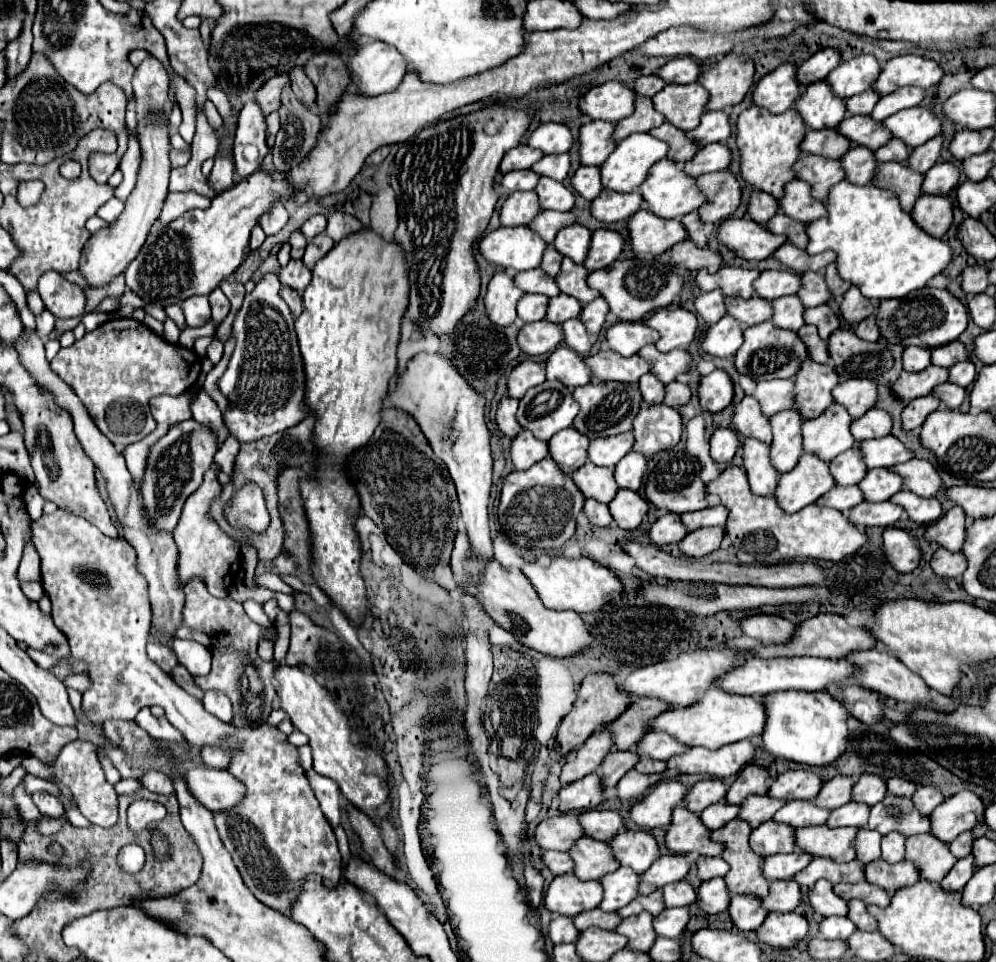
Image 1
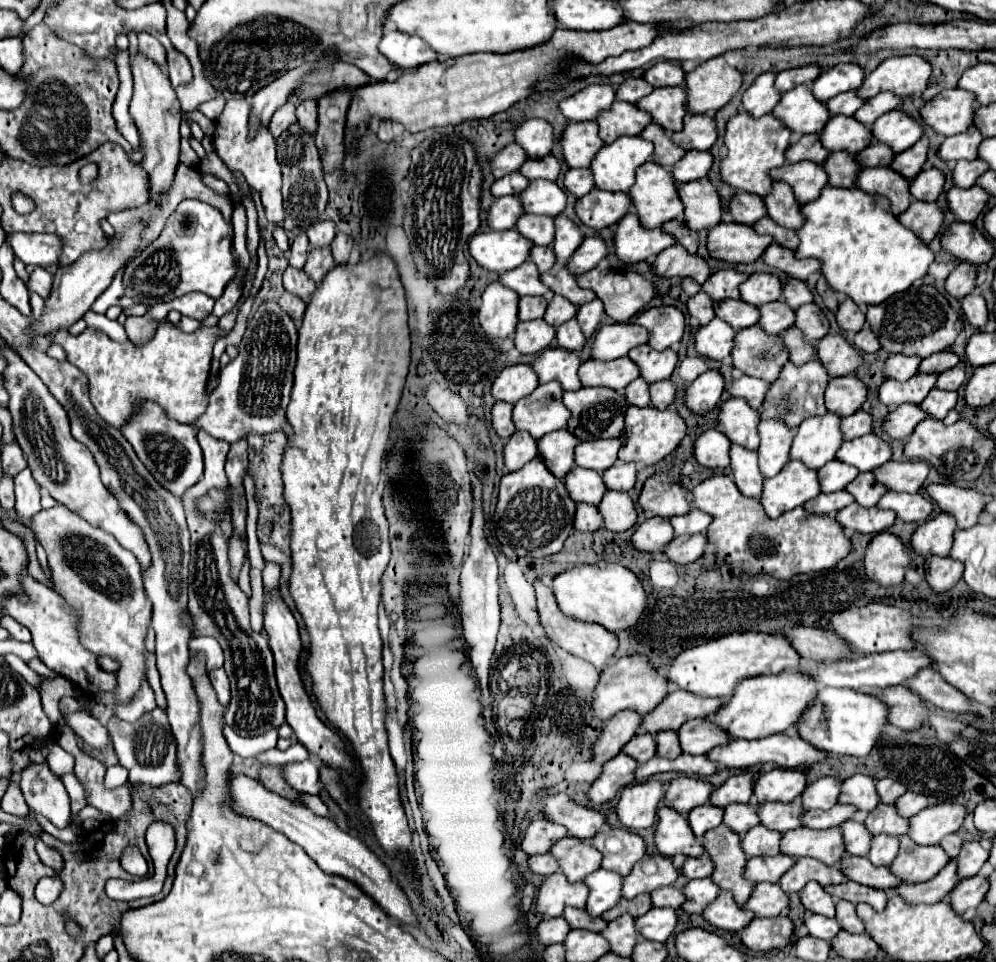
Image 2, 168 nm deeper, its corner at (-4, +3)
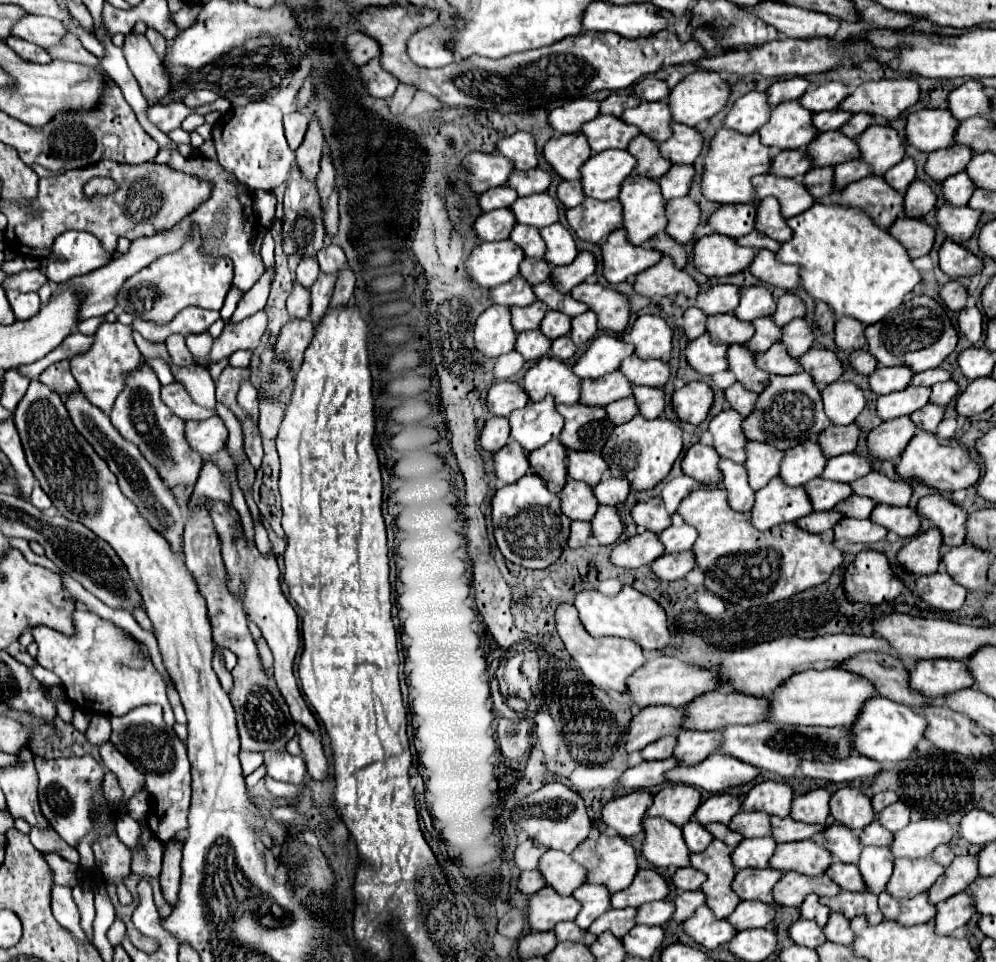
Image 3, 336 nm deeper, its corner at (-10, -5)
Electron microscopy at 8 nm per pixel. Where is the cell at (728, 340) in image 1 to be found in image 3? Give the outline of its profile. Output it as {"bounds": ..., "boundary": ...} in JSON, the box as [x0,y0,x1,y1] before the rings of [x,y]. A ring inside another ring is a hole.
{"bounds":[685,336,727,374],"boundary":[[[699,336],[697,340],[691,340],[685,348],[687,364],[697,370],[699,374],[715,374],[727,370],[727,346],[713,344],[709,336]]]}

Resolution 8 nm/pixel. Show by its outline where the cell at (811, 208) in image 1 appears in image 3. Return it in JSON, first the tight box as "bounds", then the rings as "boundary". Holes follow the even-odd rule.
{"bounds":[755,196,791,242],"boundary":[[[771,196],[765,198],[763,204],[757,208],[755,230],[763,232],[765,236],[779,240],[779,242],[791,240],[791,230],[785,224],[785,218],[779,212],[779,202],[775,198],[771,198]]]}

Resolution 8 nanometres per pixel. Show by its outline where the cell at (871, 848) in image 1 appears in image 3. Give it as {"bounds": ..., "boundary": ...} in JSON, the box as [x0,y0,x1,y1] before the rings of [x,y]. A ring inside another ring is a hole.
{"bounds":[821,822,861,864],"boundary":[[[835,822],[831,828],[827,828],[827,832],[823,832],[821,840],[823,840],[823,846],[835,856],[835,860],[851,862],[851,864],[859,862],[861,842],[853,834],[853,830],[847,828],[845,824]]]}

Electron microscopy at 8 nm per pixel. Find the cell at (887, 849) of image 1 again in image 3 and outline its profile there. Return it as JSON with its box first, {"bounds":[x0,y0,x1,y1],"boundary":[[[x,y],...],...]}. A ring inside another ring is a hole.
{"bounds":[859,846,893,896],"boundary":[[[865,846],[859,858],[859,872],[863,876],[863,882],[867,884],[869,892],[875,892],[879,896],[879,892],[885,890],[885,884],[893,872],[893,854],[887,846]]]}

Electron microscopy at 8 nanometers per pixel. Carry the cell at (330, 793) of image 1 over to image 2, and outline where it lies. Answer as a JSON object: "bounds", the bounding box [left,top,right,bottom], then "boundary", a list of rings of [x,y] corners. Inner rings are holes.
{"bounds":[285,760,321,794],"boundary":[[[311,760],[285,764],[285,780],[299,792],[307,794],[321,794],[321,780],[319,780],[319,766]]]}

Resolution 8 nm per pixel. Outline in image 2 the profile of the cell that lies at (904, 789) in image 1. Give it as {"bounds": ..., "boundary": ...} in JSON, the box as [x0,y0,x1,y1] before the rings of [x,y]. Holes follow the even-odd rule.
{"bounds":[877,778,907,804],"boundary":[[[883,778],[883,780],[877,782],[877,792],[879,792],[879,796],[881,796],[881,802],[885,802],[885,804],[895,804],[897,798],[907,792],[907,788],[905,788],[899,780]]]}

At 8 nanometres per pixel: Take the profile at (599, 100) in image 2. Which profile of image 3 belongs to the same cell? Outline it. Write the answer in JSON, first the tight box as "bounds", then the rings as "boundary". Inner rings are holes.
{"bounds":[549,98,599,134],"boundary":[[[587,98],[571,100],[571,102],[565,102],[563,106],[555,108],[549,114],[549,126],[557,134],[573,134],[585,122],[593,120],[597,114],[599,114],[599,102],[587,100]]]}

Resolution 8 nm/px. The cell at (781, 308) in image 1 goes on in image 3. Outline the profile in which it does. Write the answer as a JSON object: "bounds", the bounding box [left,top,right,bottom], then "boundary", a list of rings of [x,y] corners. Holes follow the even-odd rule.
{"bounds":[747,316,781,354],"boundary":[[[769,316],[767,318],[759,318],[759,320],[753,320],[751,324],[755,328],[755,334],[747,342],[747,348],[753,354],[763,354],[767,348],[771,348],[771,344],[779,342],[781,328],[777,324],[773,324],[773,320]]]}

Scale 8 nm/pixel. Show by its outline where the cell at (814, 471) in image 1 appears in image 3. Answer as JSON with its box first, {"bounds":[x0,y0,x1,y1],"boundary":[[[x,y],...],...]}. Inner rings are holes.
{"bounds":[749,476,811,530],"boundary":[[[775,476],[765,488],[755,492],[755,504],[749,512],[749,520],[757,530],[769,530],[783,522],[795,522],[809,512],[811,502],[807,492],[801,486],[791,488]]]}

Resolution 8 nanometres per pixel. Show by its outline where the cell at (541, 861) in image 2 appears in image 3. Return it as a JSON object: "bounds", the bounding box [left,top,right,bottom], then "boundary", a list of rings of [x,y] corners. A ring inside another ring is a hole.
{"bounds":[517,870,545,896],"boundary":[[[537,870],[521,872],[519,882],[517,882],[517,890],[519,890],[521,894],[527,894],[527,896],[535,894],[535,892],[541,890],[543,886],[545,886],[545,880],[543,880],[543,876],[541,876]]]}

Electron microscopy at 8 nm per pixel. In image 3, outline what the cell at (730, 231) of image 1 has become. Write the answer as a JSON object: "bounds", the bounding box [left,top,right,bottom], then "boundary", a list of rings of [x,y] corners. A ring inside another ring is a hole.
{"bounds":[693,234,755,278],"boundary":[[[709,234],[695,242],[693,266],[709,278],[721,278],[745,270],[755,254],[755,248],[743,248],[733,238]]]}

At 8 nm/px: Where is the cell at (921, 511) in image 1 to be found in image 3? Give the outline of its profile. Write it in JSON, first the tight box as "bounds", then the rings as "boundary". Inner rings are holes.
{"bounds":[869,504,921,538],"boundary":[[[877,504],[869,516],[871,522],[887,528],[889,532],[895,532],[899,538],[909,538],[915,536],[919,532],[919,524],[921,518],[917,512],[913,512],[911,508],[903,506],[887,506],[887,504]]]}

